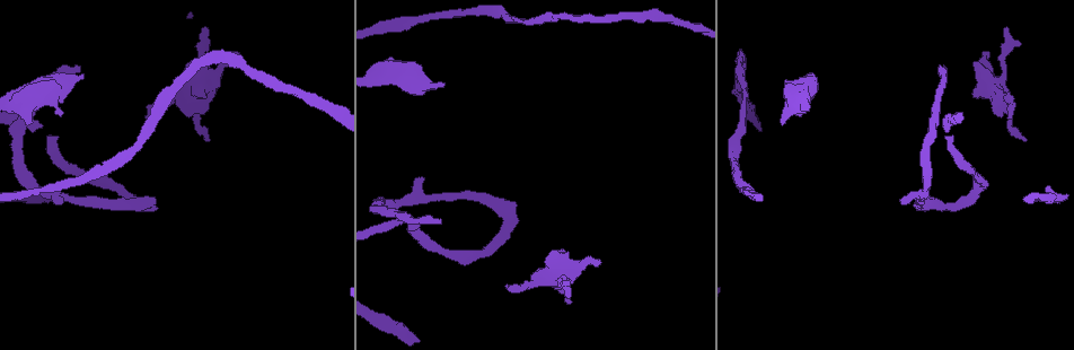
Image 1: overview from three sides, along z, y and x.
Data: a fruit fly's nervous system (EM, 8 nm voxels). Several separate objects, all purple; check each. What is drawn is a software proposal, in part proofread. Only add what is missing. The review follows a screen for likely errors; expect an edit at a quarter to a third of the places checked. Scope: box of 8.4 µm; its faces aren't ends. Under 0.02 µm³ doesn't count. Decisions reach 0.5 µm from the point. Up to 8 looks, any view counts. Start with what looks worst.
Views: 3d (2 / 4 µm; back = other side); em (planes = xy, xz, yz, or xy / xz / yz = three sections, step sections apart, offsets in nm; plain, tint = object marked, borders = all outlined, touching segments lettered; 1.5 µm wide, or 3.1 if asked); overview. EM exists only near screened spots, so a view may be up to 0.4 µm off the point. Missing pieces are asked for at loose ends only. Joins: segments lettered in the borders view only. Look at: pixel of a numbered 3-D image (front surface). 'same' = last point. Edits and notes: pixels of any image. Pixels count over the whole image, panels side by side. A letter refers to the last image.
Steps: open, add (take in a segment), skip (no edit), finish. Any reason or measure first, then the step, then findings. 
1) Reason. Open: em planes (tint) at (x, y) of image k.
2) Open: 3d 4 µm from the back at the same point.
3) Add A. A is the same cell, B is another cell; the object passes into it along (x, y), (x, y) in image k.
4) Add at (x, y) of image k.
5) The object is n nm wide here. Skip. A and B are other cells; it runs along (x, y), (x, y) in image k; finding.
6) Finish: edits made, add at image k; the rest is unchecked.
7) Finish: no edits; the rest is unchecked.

Free end. Open: em planes (borders) at (782, 123) of image 1.

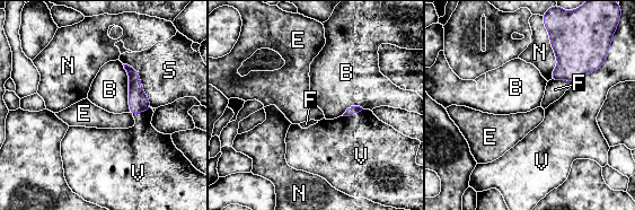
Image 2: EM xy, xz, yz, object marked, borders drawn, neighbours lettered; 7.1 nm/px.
The longest contact is with S, 380 nm. Skip. B, E, F, N, S and V are other cells; none of them fits.

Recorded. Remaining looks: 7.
Open: 3d 4 µm at (82, 76) of image 1.

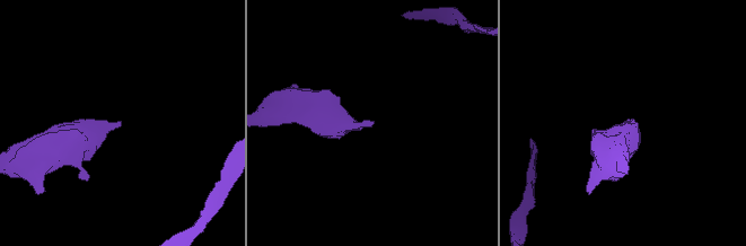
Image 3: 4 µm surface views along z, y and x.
Open: em xz step 4 (tint) at (120, 123) of image 3.

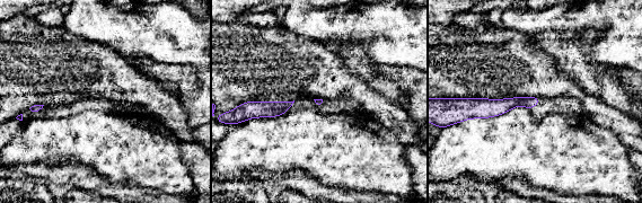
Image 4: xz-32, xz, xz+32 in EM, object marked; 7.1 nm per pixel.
Open: em planes (borders) at the same point.

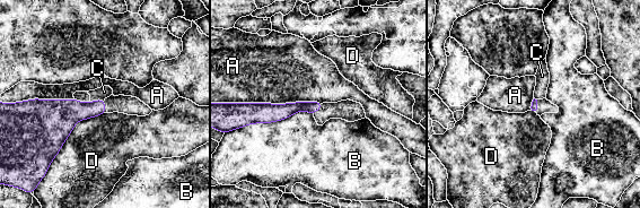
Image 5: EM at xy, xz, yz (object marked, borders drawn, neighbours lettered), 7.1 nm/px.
Skip. A, B, C and D are other cells; none of them fits.

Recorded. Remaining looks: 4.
Free end. Open: em planes (plain) at (1026, 139) of image 1.

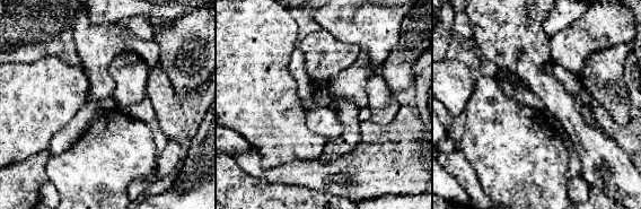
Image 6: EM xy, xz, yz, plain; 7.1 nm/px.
Open: em planes (tint) at the same point.

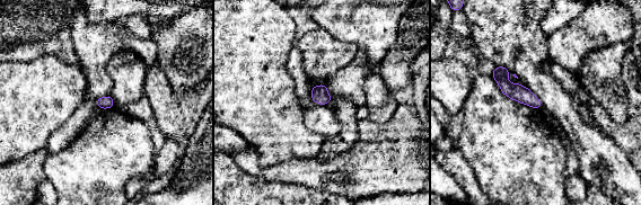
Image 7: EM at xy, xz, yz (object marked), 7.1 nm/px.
What lies round it. Open: em planes (borders) at the same point.

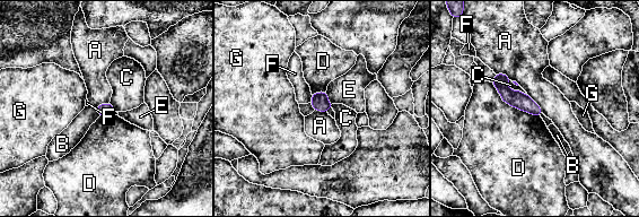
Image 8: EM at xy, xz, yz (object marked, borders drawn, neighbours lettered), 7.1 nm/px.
The object is 90 nm wide here. Skip. A, B, C, D, E, F and G are other cells; none of them fits.

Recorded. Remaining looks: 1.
Finish: no edits; the rest is unchecked.

